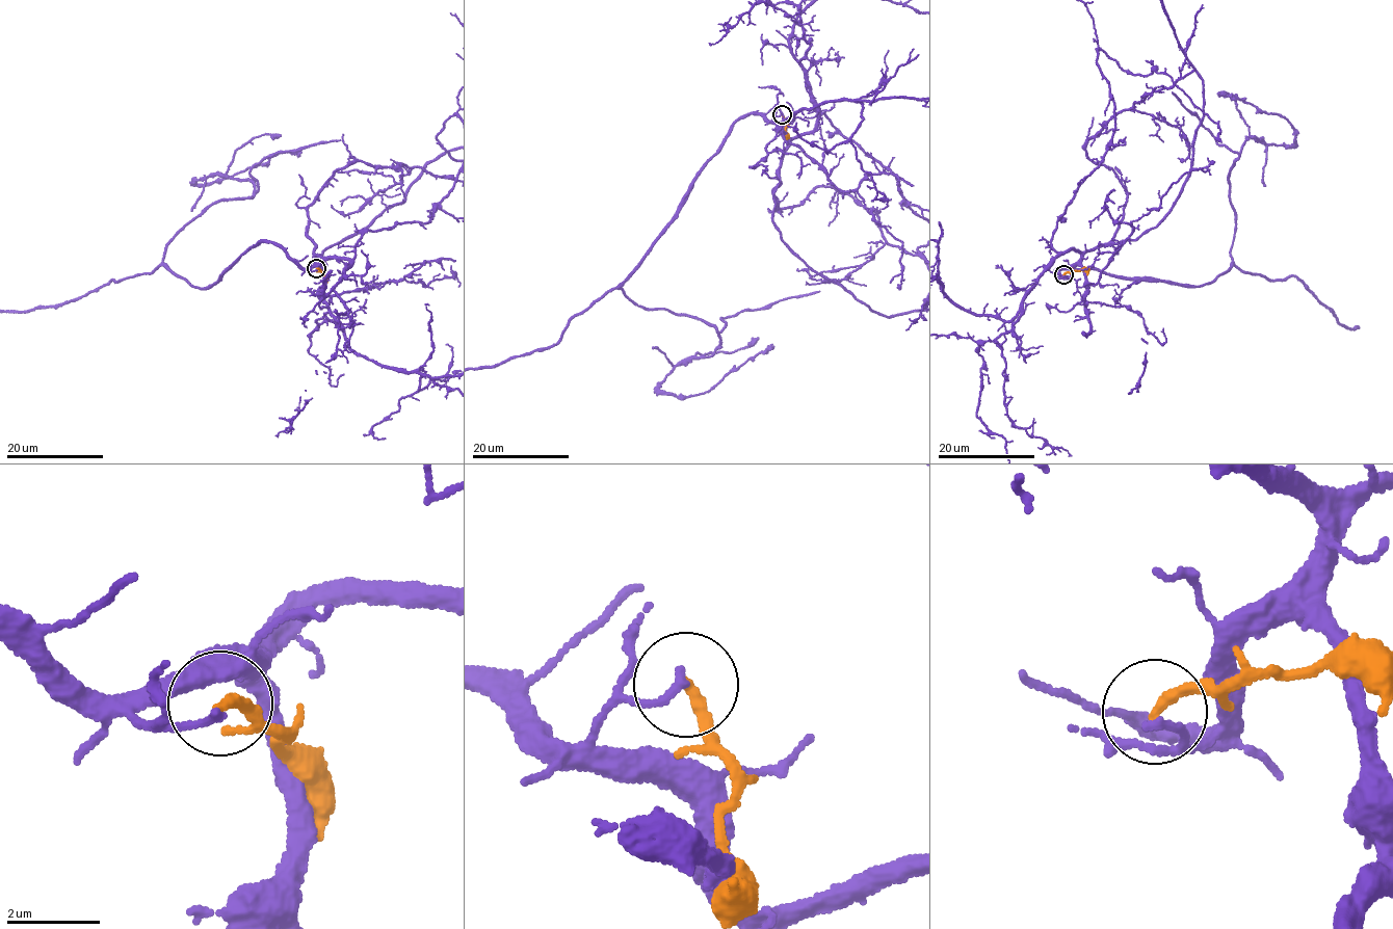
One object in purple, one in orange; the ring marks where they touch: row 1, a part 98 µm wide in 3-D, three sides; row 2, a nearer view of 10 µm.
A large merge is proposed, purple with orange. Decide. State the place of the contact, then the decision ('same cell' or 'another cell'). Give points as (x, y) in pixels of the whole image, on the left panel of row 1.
(316, 268) | another cell

